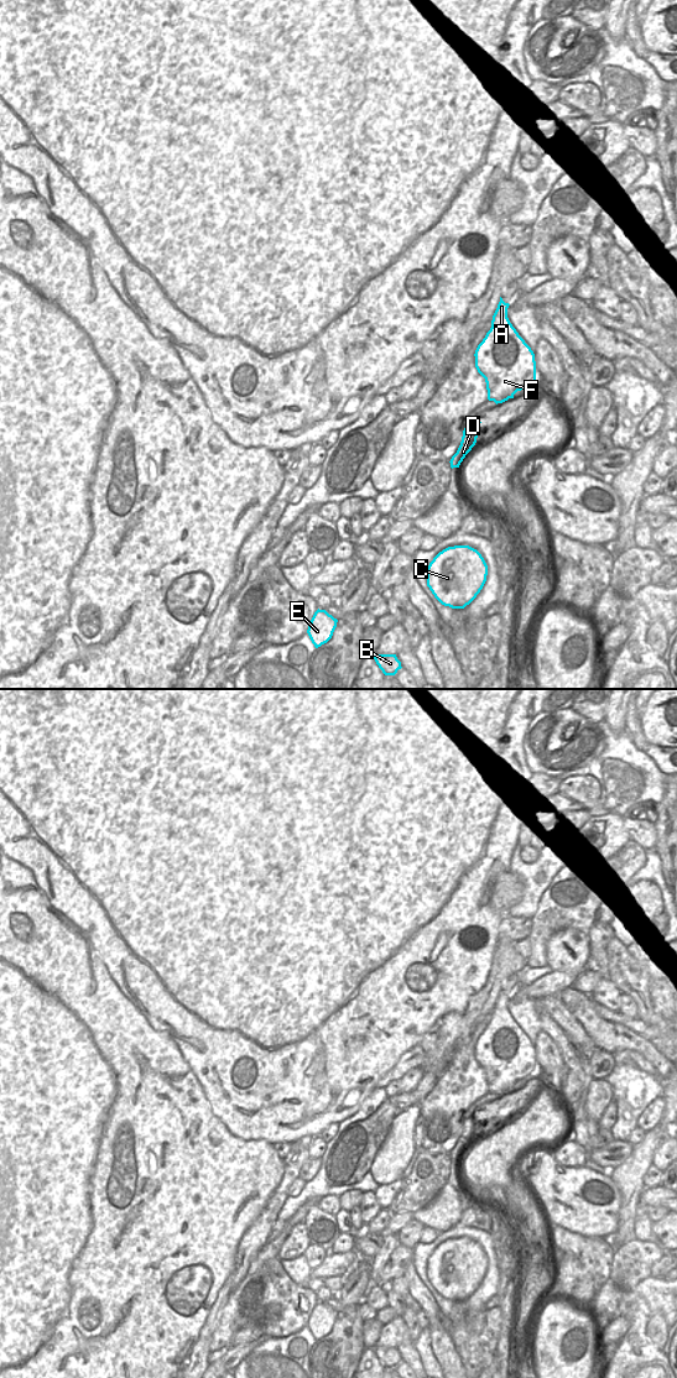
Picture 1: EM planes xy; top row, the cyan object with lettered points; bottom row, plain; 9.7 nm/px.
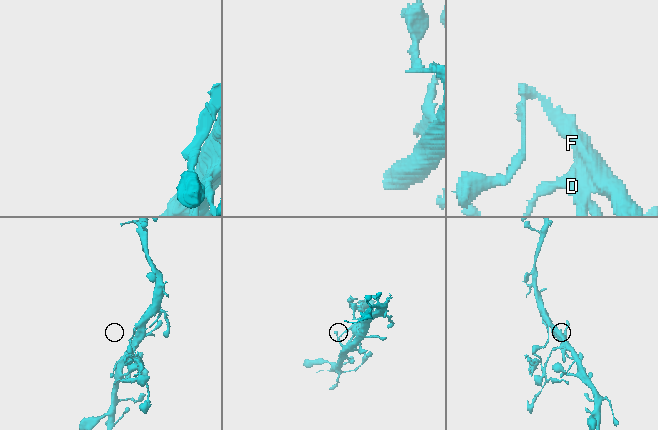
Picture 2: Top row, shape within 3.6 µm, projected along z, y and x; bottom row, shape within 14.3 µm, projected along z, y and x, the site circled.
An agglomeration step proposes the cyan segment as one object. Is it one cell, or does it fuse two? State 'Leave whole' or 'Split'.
Split.

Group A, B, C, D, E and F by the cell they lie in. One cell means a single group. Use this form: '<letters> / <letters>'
A C D E F / B

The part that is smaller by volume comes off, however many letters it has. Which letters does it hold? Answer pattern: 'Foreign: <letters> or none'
Foreign: B

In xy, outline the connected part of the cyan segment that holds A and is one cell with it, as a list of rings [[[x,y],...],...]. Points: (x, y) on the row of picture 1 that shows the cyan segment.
[[[500,297],[491,328],[474,354],[475,367],[486,382],[488,400],[496,404],[536,381],[535,354],[510,323],[509,306]]]

